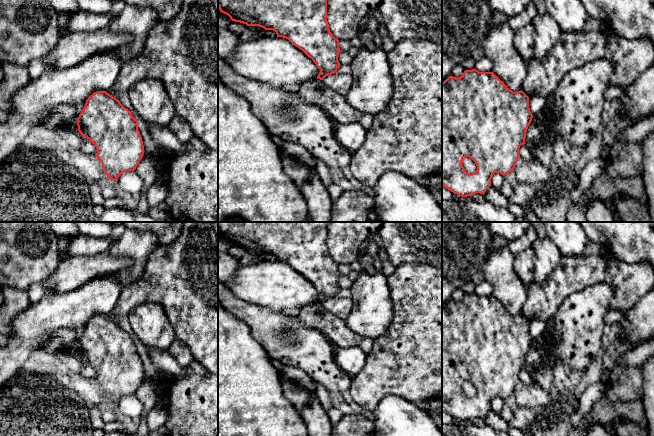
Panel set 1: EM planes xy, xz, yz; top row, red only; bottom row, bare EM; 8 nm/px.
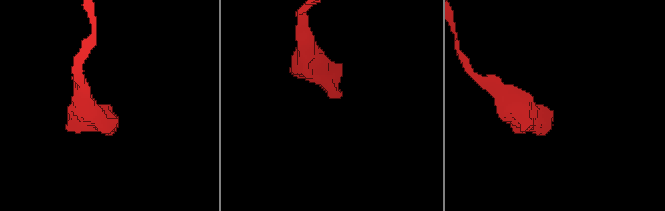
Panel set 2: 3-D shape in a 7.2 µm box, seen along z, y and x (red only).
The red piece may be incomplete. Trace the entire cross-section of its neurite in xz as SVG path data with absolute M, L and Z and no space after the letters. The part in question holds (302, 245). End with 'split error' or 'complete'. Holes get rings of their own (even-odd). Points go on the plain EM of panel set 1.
M218 222L220 236L228 239L232 245L259 250L265 254L273 254L277 261L288 263L294 270L302 274L320 293L317 303L337 297L340 290L338 279L341 276L339 264L330 256L327 246L327 222Z | complete

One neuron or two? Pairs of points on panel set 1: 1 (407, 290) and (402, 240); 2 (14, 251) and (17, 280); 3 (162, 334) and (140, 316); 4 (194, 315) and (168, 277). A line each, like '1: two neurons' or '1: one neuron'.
1: two neurons
2: one neuron
3: one neuron
4: one neuron

